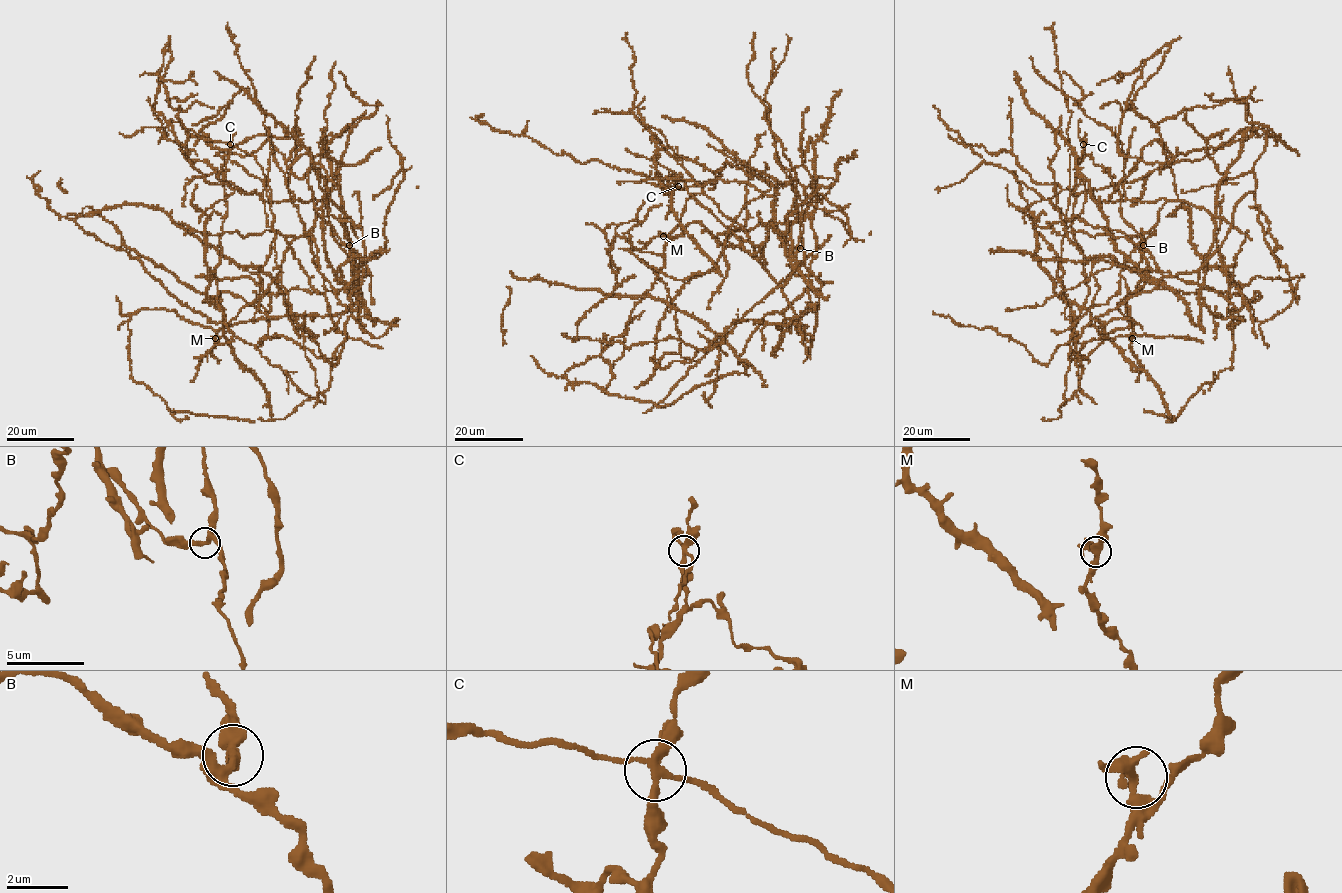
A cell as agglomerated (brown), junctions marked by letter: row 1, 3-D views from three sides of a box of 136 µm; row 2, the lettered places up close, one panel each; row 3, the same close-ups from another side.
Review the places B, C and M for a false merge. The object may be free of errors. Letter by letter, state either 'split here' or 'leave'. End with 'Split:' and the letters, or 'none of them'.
B: leave
C: split here
M: leave
Split: C

